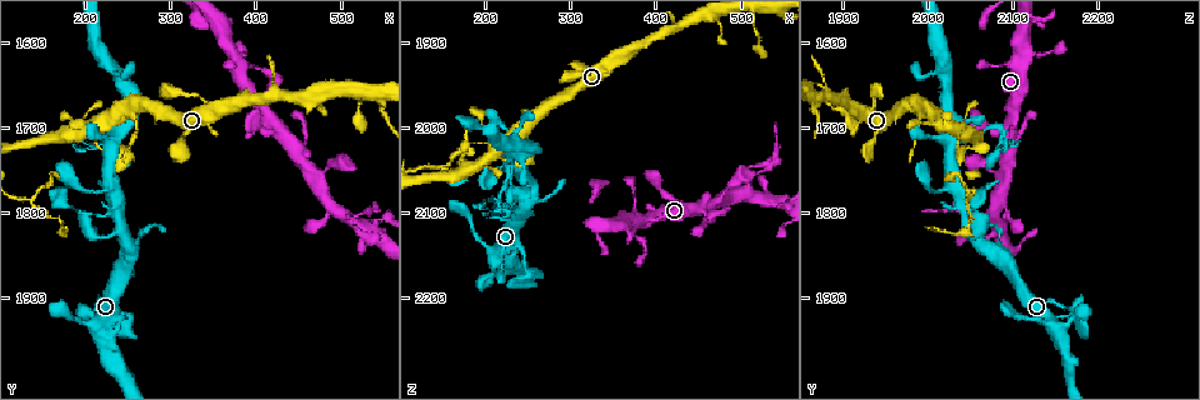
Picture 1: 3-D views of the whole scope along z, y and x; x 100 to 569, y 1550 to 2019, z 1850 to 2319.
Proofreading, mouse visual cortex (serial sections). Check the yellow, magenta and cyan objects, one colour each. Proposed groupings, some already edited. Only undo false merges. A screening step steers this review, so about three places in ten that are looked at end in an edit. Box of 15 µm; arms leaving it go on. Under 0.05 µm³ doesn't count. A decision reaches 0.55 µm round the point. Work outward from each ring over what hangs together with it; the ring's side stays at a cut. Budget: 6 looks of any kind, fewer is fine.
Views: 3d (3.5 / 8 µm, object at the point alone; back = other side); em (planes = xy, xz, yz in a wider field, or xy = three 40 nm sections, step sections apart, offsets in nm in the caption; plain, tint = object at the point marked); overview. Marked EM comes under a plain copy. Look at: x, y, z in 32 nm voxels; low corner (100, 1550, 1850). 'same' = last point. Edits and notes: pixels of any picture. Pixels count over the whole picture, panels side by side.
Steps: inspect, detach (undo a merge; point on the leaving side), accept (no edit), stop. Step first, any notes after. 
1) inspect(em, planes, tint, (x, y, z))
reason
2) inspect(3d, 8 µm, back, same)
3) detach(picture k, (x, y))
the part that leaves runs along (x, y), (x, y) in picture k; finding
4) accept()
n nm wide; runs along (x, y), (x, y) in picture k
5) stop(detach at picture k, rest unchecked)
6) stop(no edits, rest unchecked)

inspect(em, planes, tint, (385, 1625, 2105))

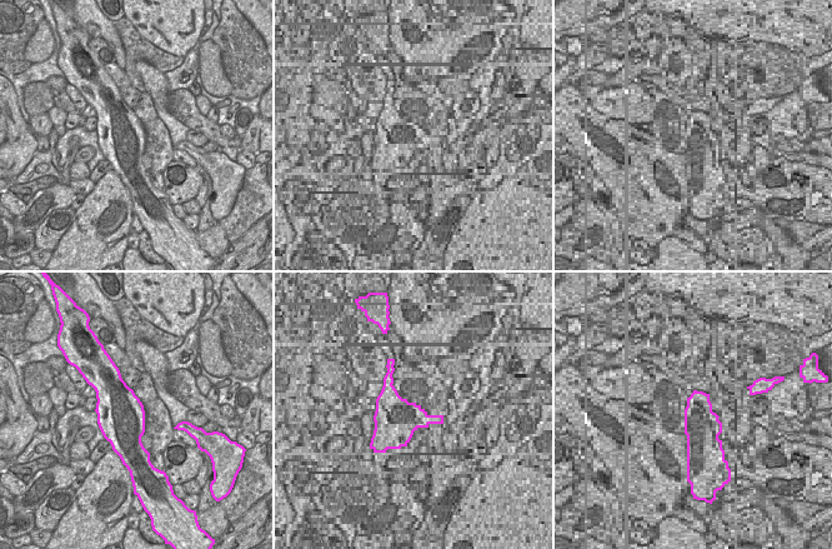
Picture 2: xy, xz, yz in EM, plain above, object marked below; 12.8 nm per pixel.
inspect(3d, 3.5 µm, same)
wider look

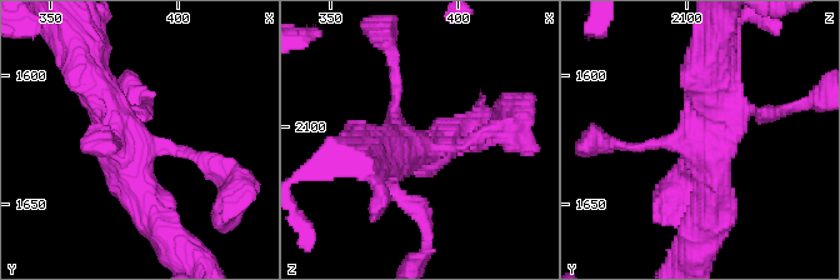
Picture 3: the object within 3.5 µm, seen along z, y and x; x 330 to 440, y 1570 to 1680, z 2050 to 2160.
accept()
runs along (214, 169), (141, 145), (130, 173), (156, 223) in picture 3; continuous, no second cell

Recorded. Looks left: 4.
inspect(3d, 3.5 µm, (250, 1920, 2170))
a narrow waist

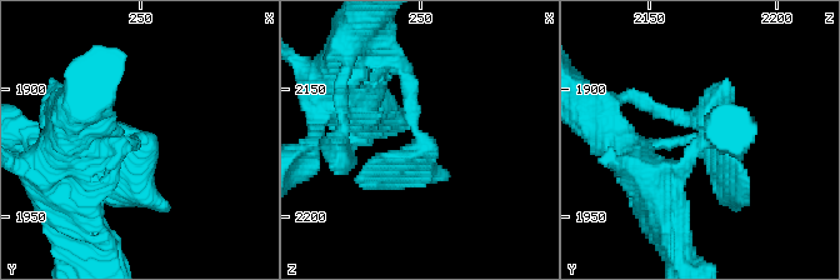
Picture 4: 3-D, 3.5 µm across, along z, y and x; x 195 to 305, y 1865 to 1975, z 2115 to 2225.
inspect(em, xy, step 5, tint, (249, 1920, 2168))

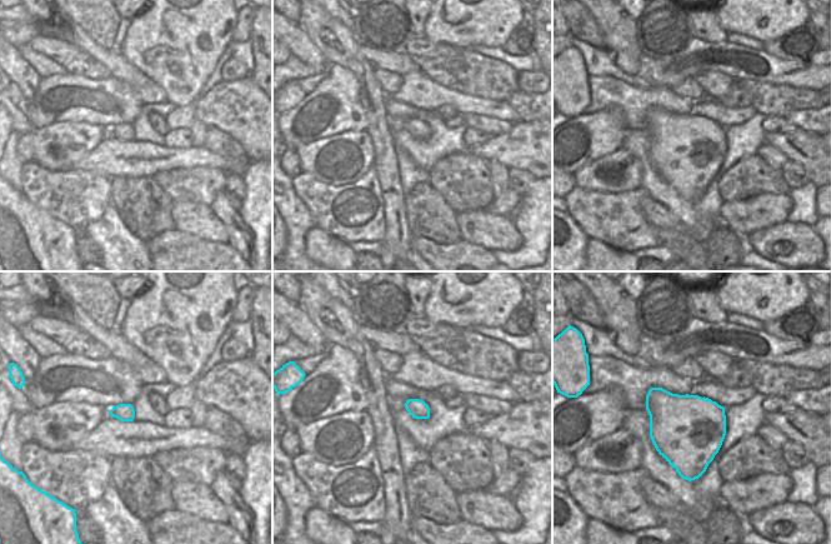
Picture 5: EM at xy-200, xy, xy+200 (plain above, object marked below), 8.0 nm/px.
accept()
runs along (621, 139), (701, 139), (733, 200) in picture 4; continuous, no second cell

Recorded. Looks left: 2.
inspect(3d, 3.5 µm, (230, 1705, 2085))
narrows sharply

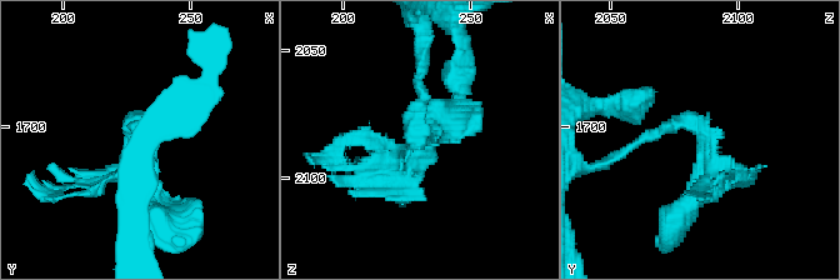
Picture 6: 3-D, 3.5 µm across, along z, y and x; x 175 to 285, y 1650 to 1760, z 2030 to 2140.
accept()
runs along (634, 144), (679, 121), (701, 129), (685, 209) in picture 6; continuous, no second cell

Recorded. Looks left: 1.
stop(no edits, rest unchecked)

